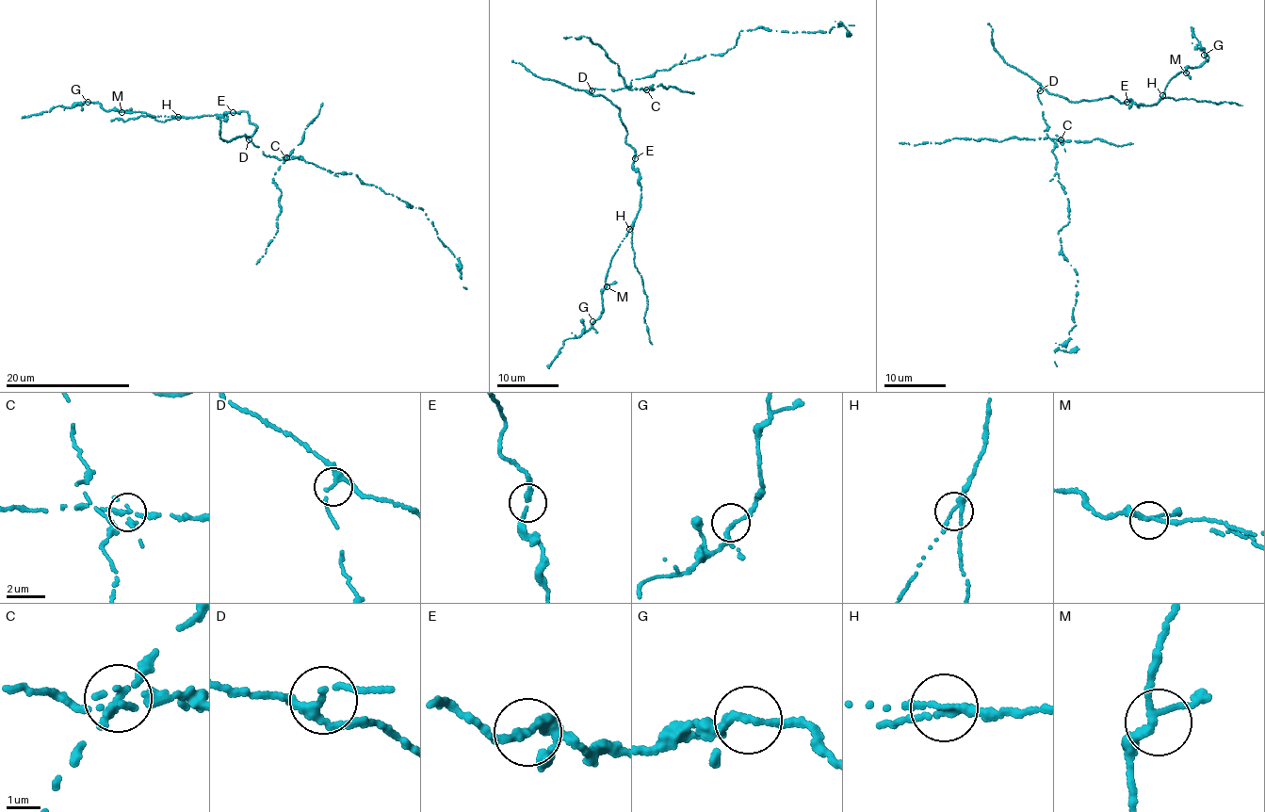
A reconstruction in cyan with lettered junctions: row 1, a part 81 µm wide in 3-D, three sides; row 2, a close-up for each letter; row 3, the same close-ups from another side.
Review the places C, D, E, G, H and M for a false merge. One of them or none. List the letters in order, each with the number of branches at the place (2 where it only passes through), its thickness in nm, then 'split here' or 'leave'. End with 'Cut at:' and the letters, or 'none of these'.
C: 3 | 190 nm | split here
D: 3 | 220 nm | leave
E: 2 | 240 nm | leave
G: 3 | 200 nm | leave
H: 3 | 220 nm | leave
M: 3 | 220 nm | leave
Cut at: C

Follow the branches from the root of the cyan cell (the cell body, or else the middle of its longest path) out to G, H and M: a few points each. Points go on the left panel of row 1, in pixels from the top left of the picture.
G: (252, 143), (248, 137), (257, 127), (246, 111), (155, 117), (139, 111), (107, 110), (88, 102)
H: (252, 143), (248, 137), (251, 136), (257, 127), (249, 121), (246, 111), (213, 116), (178, 117)
M: (252, 143), (248, 137), (257, 127), (249, 121), (246, 111), (192, 117), (121, 112)

